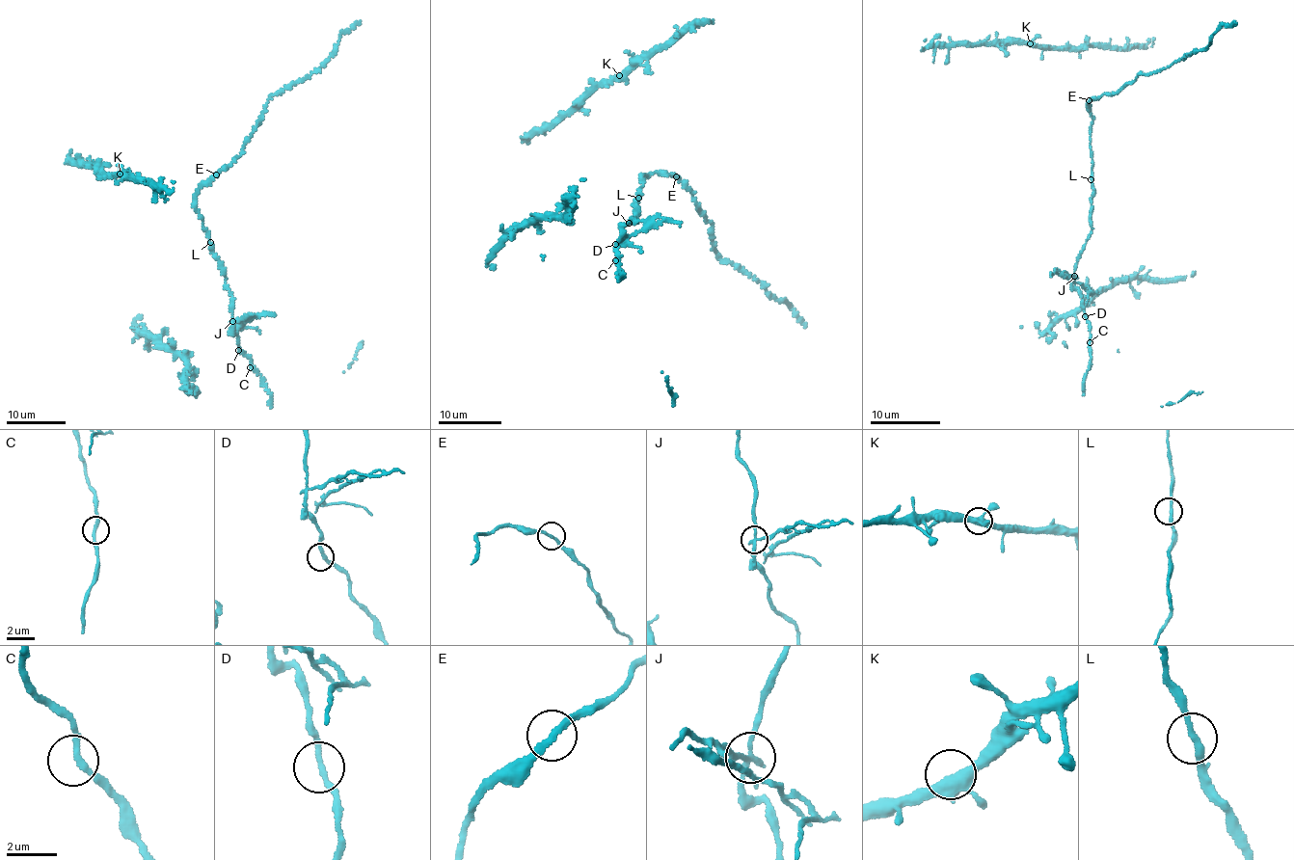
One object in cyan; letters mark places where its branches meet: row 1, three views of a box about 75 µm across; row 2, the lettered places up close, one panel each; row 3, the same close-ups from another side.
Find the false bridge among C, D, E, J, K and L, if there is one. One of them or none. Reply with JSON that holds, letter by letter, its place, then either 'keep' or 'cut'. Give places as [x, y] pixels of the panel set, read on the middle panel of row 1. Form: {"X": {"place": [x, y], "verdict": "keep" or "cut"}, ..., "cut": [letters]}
{"C": {"place": [615, 260], "verdict": "keep"}, "D": {"place": [615, 244], "verdict": "keep"}, "E": {"place": [676, 176], "verdict": "keep"}, "J": {"place": [629, 223], "verdict": "cut"}, "K": {"place": [619, 75], "verdict": "keep"}, "L": {"place": [638, 198], "verdict": "keep"}, "cut": ["J"]}

